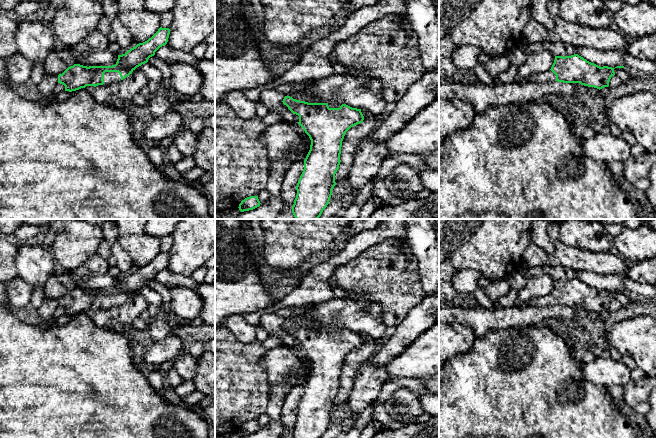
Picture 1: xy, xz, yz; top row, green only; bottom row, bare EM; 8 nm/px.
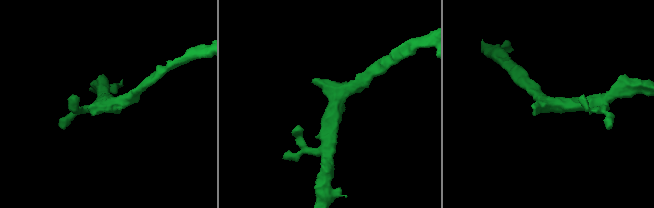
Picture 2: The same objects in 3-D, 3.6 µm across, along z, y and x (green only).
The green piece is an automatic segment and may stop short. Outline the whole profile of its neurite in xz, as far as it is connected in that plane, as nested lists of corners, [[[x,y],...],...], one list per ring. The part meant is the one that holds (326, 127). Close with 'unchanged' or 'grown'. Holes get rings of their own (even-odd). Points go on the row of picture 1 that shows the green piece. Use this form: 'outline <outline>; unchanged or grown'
outline [[[312,81],[275,87],[285,96],[283,104],[299,116],[298,124],[311,140],[304,169],[296,186],[297,195],[292,206],[295,219],[318,219],[321,216],[336,185],[335,174],[341,162],[345,133],[364,120],[361,109],[346,104],[308,103],[291,97]]]; grown

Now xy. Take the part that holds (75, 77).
outline [[[160,27],[147,41],[137,44],[125,54],[118,55],[115,65],[112,66],[83,66],[74,64],[58,75],[58,83],[65,86],[65,91],[76,91],[86,86],[109,85],[112,82],[125,79],[127,76],[168,42],[169,28]]]; grown

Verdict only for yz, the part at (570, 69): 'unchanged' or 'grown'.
grown

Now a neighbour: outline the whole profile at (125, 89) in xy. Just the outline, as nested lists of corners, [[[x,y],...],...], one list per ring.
[[[140,72],[132,73],[125,79],[112,82],[108,85],[112,94],[122,100],[131,101],[135,94],[148,84],[147,77]]]

